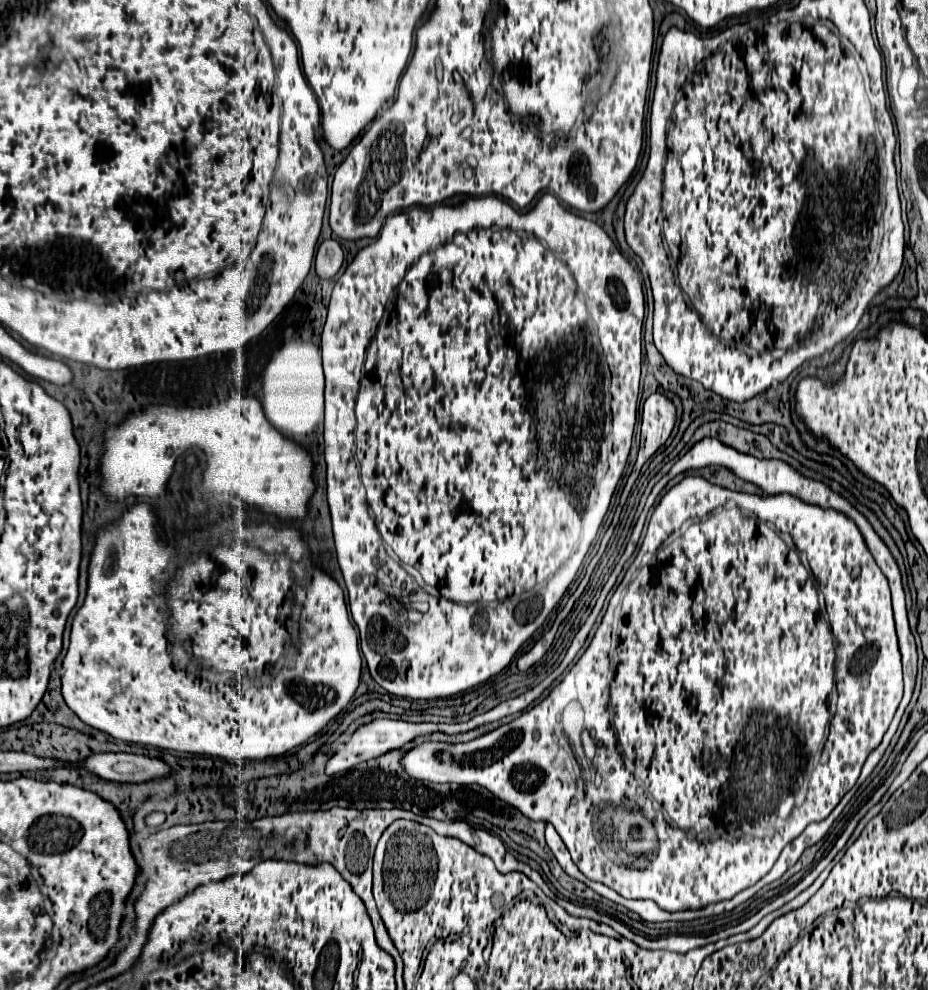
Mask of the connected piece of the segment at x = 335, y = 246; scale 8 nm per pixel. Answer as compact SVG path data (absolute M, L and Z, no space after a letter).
M324 240L316 252L316 274L320 278L332 278L344 262L344 252L336 240Z

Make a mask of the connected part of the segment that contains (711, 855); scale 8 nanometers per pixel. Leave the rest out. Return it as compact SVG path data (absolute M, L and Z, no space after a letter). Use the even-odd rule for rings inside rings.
M686 476L680 484L672 486L664 494L660 504L656 506L641 548L626 571L621 584L614 591L589 647L580 656L578 664L548 694L548 698L542 700L540 704L536 704L534 708L530 708L528 712L524 712L514 722L504 724L504 726L496 728L494 732L488 732L472 742L466 742L466 744L424 742L406 754L402 764L414 780L480 784L482 788L490 788L490 792L494 796L500 796L500 800L504 798L506 804L512 804L514 808L524 812L524 816L528 816L530 820L550 822L556 828L556 832L560 834L560 838L564 840L564 844L568 846L572 860L580 868L580 872L590 880L596 880L596 882L602 882L602 884L614 888L624 898L634 898L634 900L648 898L648 900L654 900L660 908L664 908L668 912L678 912L678 910L688 910L688 908L696 910L696 908L704 908L712 902L728 900L728 898L736 896L740 890L756 884L762 876L766 876L770 872L770 868L778 860L782 848L786 846L784 840L792 842L808 824L824 820L838 806L842 796L856 784L866 756L882 742L882 736L888 730L892 716L900 704L900 696L902 696L902 664L900 664L900 650L898 650L898 640L896 640L896 632L894 632L894 614L892 614L888 580L884 580L884 574L880 572L878 564L872 560L872 554L864 546L864 538L860 536L860 530L856 528L856 524L852 524L852 520L844 518L840 512L822 510L822 508L804 504L802 500L796 500L794 496L788 496L788 494L778 494L778 496L742 494L742 492L732 492L732 490L714 486L700 476ZM686 522L694 522L694 524L684 528ZM768 524L772 524L776 530L792 536L797 554L792 554L792 550L788 550L784 540L778 536L778 532L772 530ZM799 552L806 554L812 574L818 580L820 592L824 594L828 620L824 614L820 614L816 580L800 564ZM828 622L830 622L832 630L828 628ZM579 704L582 704L582 708L584 708L585 728L581 740L585 755L587 758L595 756L592 760L590 782L586 782L580 776L582 775L581 766L572 754L572 748L568 748L568 740L560 719L566 707L570 705L574 707ZM594 740L602 742L598 748L601 750L597 750ZM597 773L602 777L602 788L599 789L593 782ZM601 790L605 790L605 794L608 796L624 796L624 794L630 796L629 799L635 801L639 808L628 808L628 810L632 810L632 812L644 811L644 816L650 814L648 820L651 819L654 822L660 846L656 848L654 854L644 852L640 856L638 854L632 856L630 868L620 868L616 862L612 862L602 852L602 848L598 844L596 832L600 832L598 826L602 826L600 816L604 810L598 810L596 802L592 801L600 799Z

